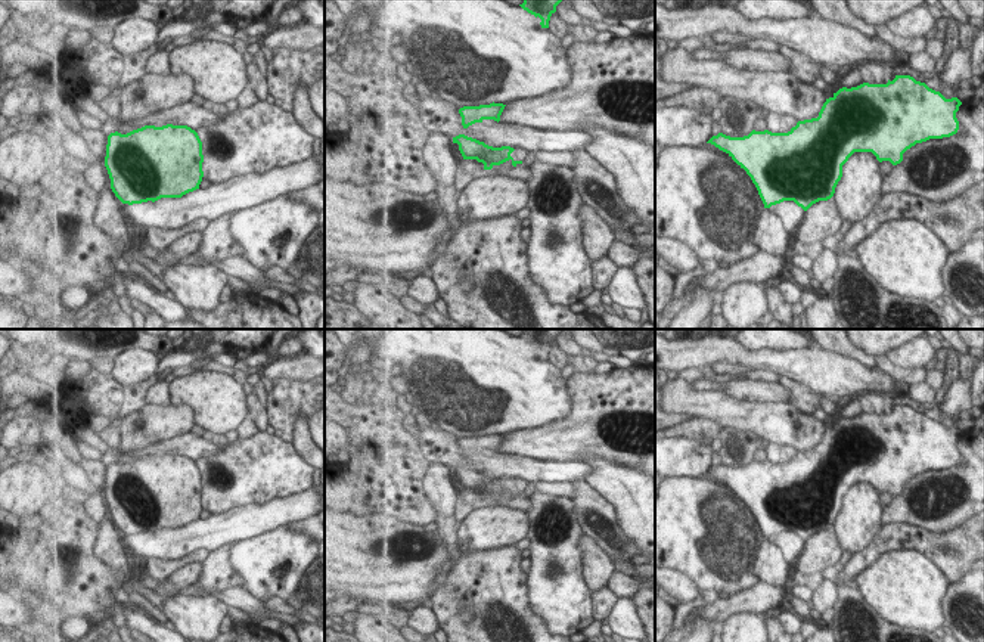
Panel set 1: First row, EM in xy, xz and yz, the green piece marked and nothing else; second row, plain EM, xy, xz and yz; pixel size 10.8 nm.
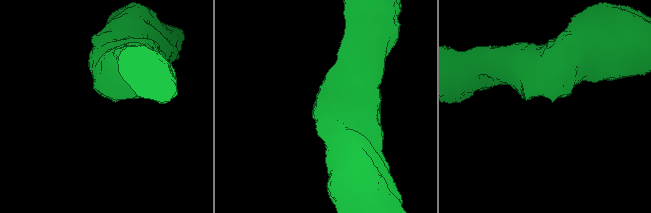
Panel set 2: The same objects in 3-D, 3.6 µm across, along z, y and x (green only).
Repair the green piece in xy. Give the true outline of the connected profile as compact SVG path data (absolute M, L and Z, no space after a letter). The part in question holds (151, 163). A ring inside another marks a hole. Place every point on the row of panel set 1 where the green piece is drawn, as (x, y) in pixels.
M145 125L127 134L115 131L108 136L105 167L111 189L122 204L181 198L199 189L204 177L202 162L202 142L198 133L187 125Z

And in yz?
M895 75L887 84L863 83L839 89L826 99L817 118L798 121L788 133L752 130L744 137L718 133L707 143L726 152L746 171L764 208L794 201L807 211L813 204L834 196L842 177L842 165L854 152L872 152L879 162L897 165L903 161L903 153L916 143L956 134L956 112L960 105L957 97L946 99L910 75Z

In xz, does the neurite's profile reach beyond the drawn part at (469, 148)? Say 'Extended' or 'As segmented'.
Extended.

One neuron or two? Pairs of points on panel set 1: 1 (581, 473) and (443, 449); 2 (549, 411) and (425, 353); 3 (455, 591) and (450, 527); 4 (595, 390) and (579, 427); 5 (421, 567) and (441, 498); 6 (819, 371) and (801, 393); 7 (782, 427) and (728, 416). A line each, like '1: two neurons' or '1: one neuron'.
1: one neuron
2: one neuron
3: two neurons
4: one neuron
5: two neurons
6: two neurons
7: one neuron

